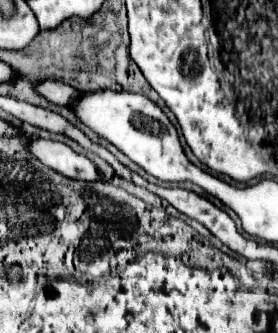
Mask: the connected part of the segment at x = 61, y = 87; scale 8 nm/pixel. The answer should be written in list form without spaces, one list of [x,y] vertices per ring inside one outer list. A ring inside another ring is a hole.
[[[54,80],[38,82],[38,84],[34,84],[34,90],[40,96],[44,96],[48,102],[54,102],[54,104],[60,104],[60,106],[70,104],[76,98],[76,92],[78,92],[72,86],[68,86],[64,82],[54,82]]]

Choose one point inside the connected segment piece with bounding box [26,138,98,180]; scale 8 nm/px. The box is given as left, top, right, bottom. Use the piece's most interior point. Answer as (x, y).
(62, 158)

